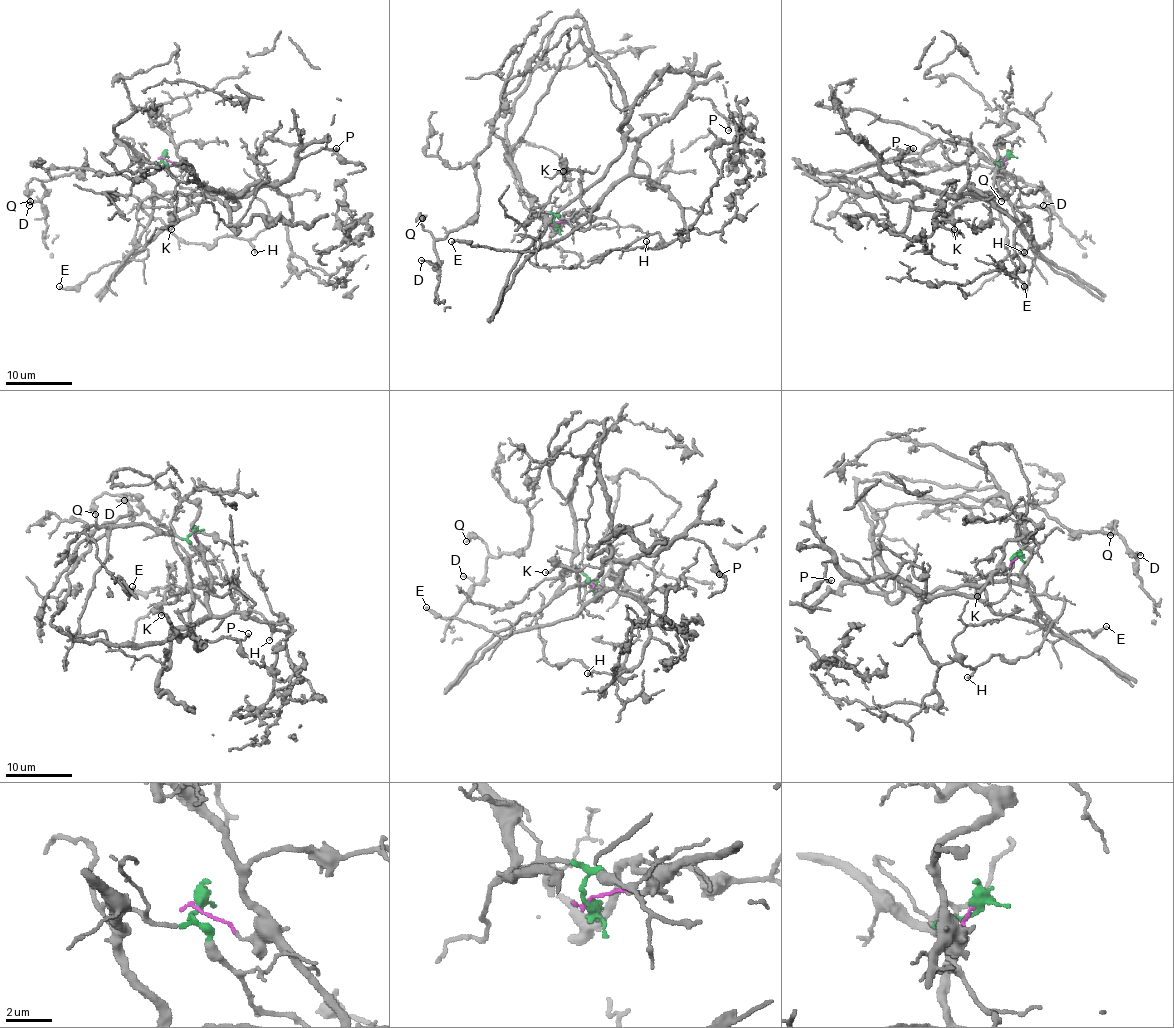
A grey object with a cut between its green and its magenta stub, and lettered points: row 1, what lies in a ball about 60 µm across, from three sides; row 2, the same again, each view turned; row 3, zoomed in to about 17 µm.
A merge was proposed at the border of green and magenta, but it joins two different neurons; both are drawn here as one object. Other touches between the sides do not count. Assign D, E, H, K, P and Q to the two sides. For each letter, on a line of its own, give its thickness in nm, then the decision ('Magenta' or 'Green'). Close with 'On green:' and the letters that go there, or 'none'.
D: Thickness 130 nm. Green
E: Thickness 190 nm. Green
H: Thickness 130 nm. Green
K: Thickness 170 nm. Magenta
P: Thickness 140 nm. Magenta
Q: Thickness 160 nm. Green
On green: D, E, H, Q

